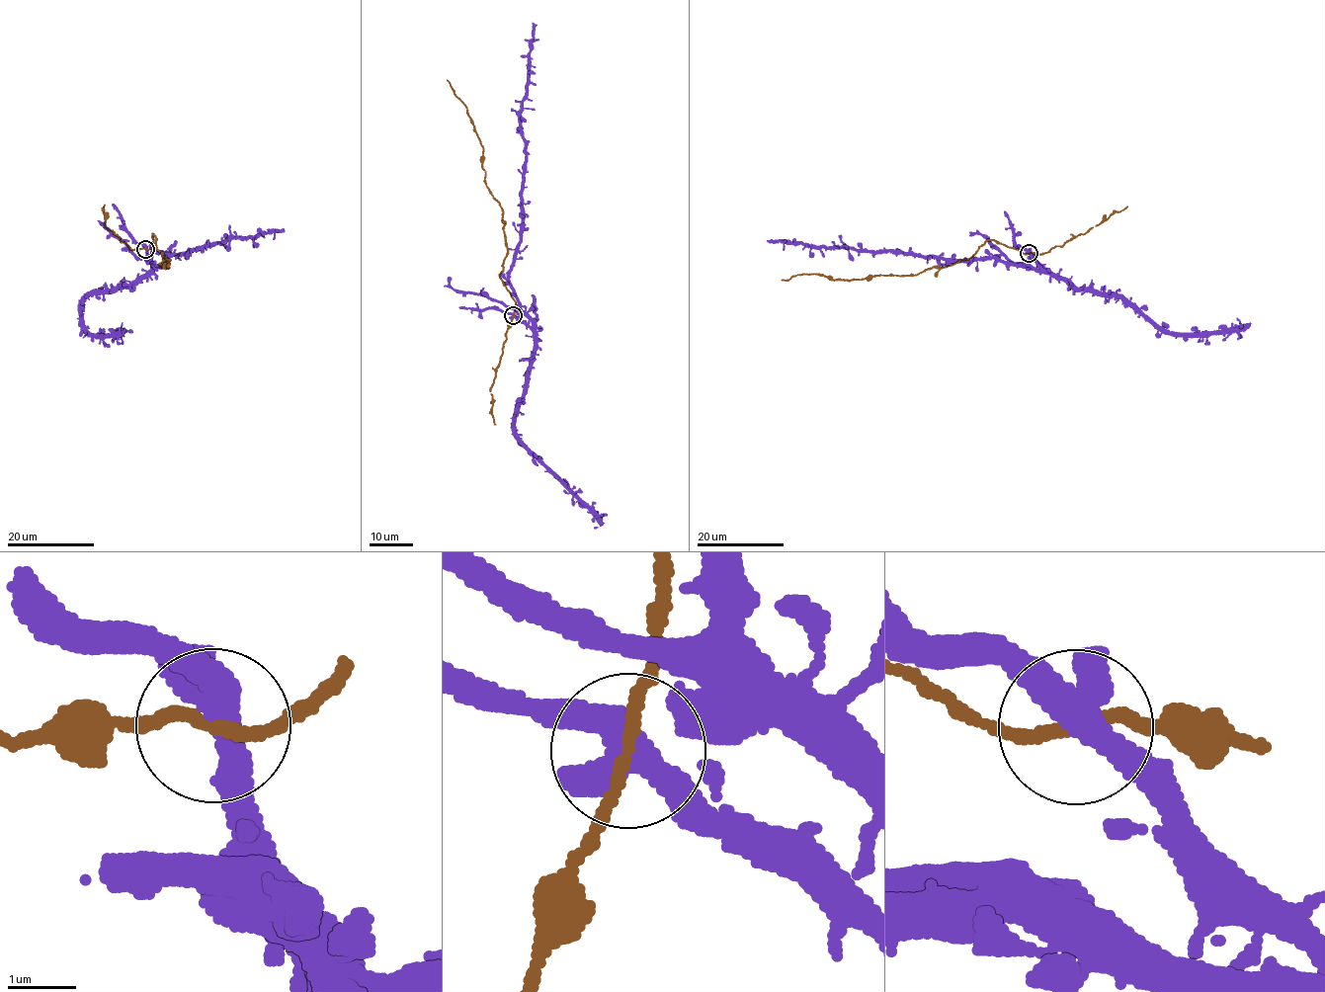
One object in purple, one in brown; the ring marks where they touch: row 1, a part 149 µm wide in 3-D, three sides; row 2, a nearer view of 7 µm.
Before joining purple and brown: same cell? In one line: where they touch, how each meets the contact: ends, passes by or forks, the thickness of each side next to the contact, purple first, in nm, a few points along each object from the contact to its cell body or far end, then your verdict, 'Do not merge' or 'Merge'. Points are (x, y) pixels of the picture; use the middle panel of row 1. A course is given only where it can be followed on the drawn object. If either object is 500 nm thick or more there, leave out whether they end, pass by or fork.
Place: (513, 315). At the ring purple forks. At the ring brown passes by. Thickness 400 nm (purple) against 150 nm. Course of purple: (514, 315), (529, 320), (510, 282), (509, 270), (523, 217), (521, 100), (527, 83), (533, 22). Course of brown: (514, 315), (516, 302), (500, 277), (507, 250), (503, 211), (485, 182), (483, 146), (472, 121), (447, 79). Merge

